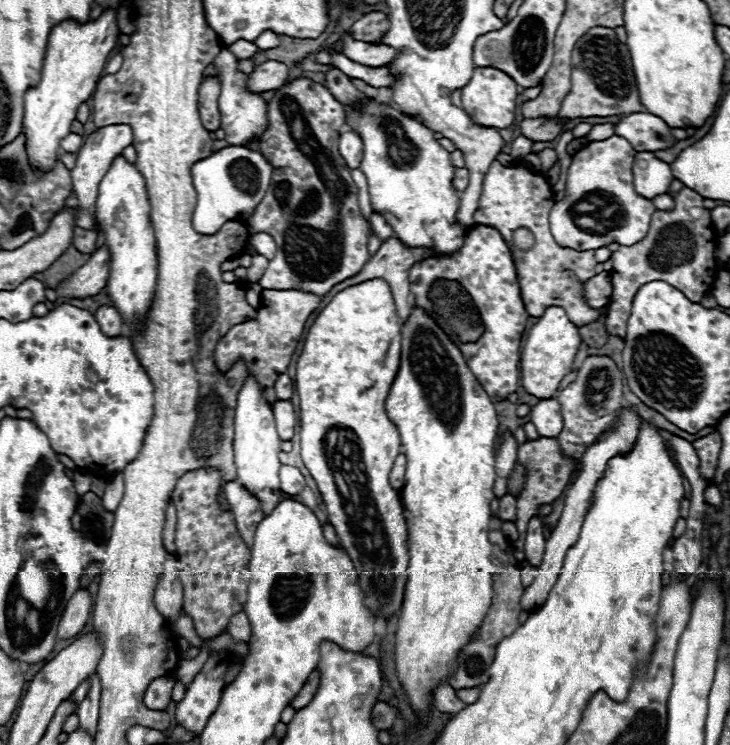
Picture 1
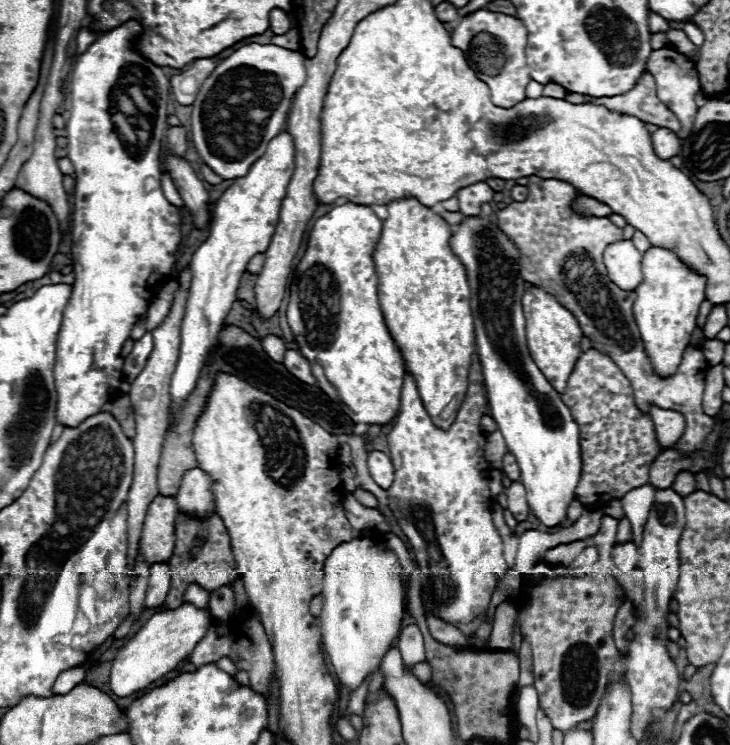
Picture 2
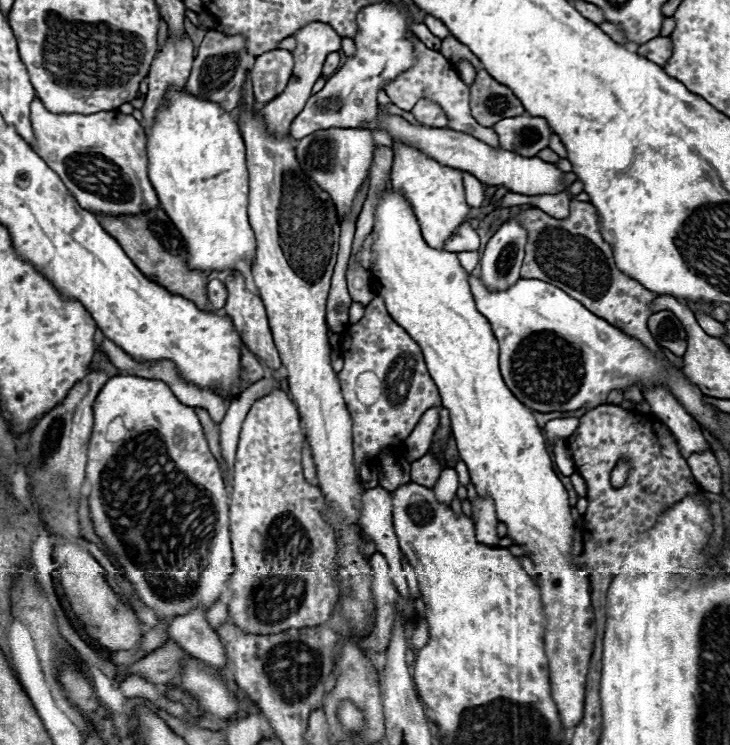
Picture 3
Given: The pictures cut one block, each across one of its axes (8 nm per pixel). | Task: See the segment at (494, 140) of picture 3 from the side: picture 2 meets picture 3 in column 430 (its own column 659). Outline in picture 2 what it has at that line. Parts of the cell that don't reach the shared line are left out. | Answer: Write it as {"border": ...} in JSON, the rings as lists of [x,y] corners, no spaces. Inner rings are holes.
{"border":[[[660,48],[660,50],[654,50],[652,56],[648,58],[648,72],[656,80],[656,96],[658,96],[658,100],[662,104],[666,104],[676,114],[676,118],[680,120],[678,136],[686,138],[688,132],[692,130],[694,116],[696,116],[696,110],[698,110],[698,106],[694,104],[694,96],[700,90],[696,66],[684,54],[680,54],[676,50],[670,50],[670,48]]]}

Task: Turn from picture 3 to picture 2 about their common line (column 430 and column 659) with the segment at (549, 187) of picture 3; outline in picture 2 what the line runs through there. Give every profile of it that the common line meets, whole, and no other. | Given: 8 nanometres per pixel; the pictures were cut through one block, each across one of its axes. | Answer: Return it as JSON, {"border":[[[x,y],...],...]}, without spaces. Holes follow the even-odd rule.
{"border":[[[658,128],[656,132],[652,132],[652,148],[656,156],[660,156],[662,160],[670,160],[680,152],[680,138],[668,128]]]}

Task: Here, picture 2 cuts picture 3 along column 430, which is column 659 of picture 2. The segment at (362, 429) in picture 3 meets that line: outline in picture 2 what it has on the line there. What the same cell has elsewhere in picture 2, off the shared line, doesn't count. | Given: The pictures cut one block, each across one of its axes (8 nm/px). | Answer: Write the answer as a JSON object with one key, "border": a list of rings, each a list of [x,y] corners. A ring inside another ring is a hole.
{"border":[[[530,176],[526,188],[528,196],[524,202],[512,202],[504,210],[496,212],[500,228],[520,250],[522,278],[556,296],[556,300],[576,316],[582,334],[590,338],[592,348],[608,354],[630,380],[634,400],[642,412],[648,412],[650,404],[656,404],[664,410],[676,410],[686,418],[686,432],[678,440],[676,450],[694,452],[702,446],[714,424],[712,418],[702,412],[704,378],[706,370],[710,368],[702,350],[688,346],[676,374],[666,380],[658,378],[644,352],[642,338],[634,322],[632,304],[636,294],[620,290],[608,278],[606,266],[602,264],[608,236],[622,236],[622,230],[608,218],[576,214],[570,204],[582,192],[564,180]]]}

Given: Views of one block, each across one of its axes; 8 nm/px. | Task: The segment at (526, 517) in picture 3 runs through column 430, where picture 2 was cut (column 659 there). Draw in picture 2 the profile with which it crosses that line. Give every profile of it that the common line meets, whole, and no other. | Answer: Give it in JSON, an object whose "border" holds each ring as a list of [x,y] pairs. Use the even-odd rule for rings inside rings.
{"border":[[[648,248],[642,258],[644,280],[636,288],[634,320],[640,328],[644,350],[658,376],[666,378],[676,372],[682,362],[682,354],[688,348],[690,336],[696,328],[698,308],[704,302],[706,278],[690,272],[674,252],[666,248]]]}

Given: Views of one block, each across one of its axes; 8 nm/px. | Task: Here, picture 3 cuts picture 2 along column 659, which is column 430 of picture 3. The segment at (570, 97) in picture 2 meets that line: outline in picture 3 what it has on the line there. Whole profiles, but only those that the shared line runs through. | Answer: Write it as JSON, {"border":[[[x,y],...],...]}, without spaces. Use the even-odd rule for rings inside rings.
{"border":[[[422,98],[416,102],[416,106],[412,108],[412,114],[414,118],[420,122],[420,124],[426,124],[426,126],[432,126],[432,128],[446,128],[448,126],[448,116],[444,114],[444,110],[432,102],[430,98]]]}

